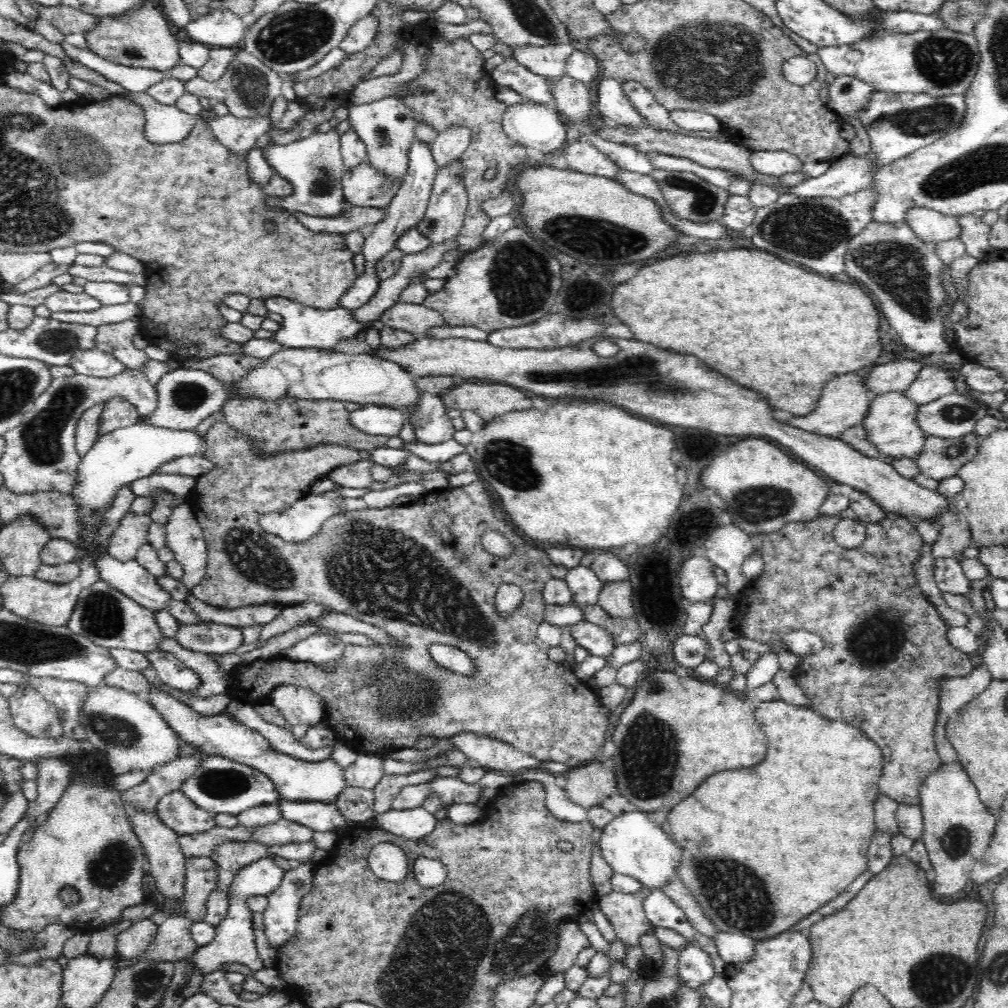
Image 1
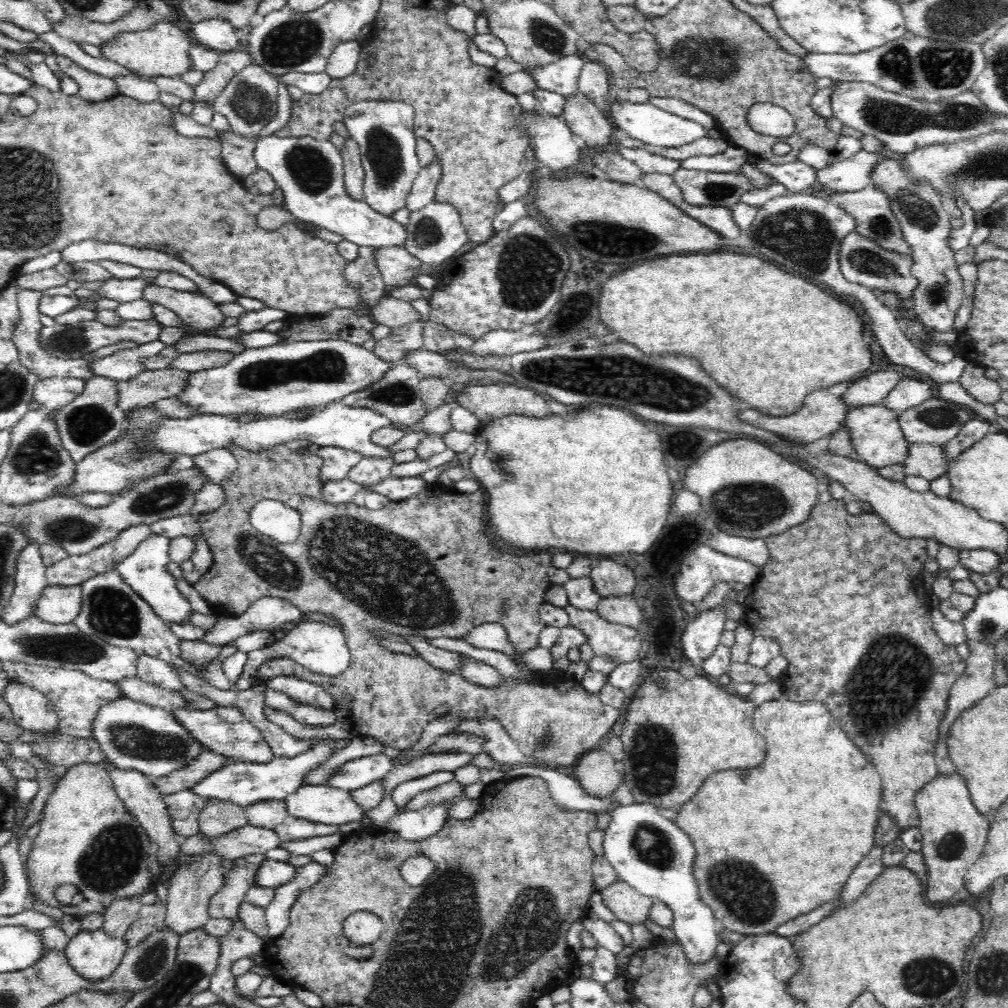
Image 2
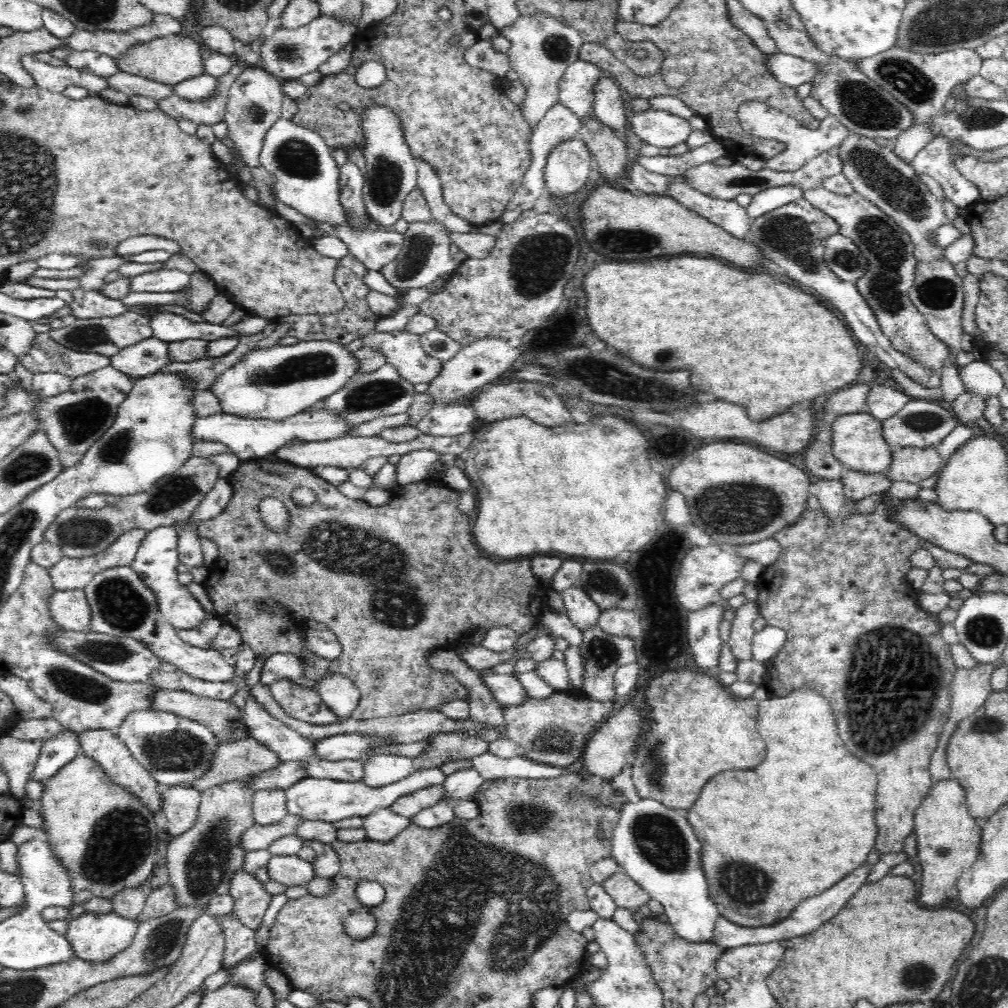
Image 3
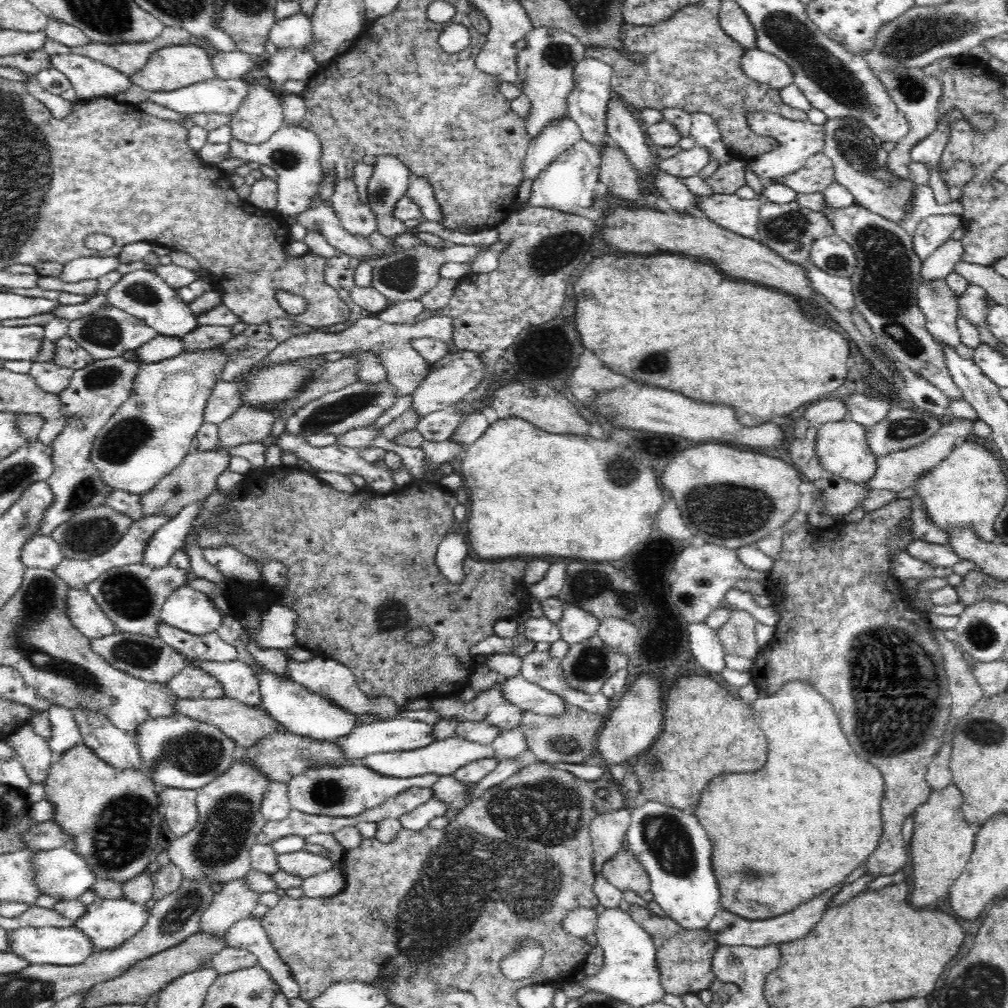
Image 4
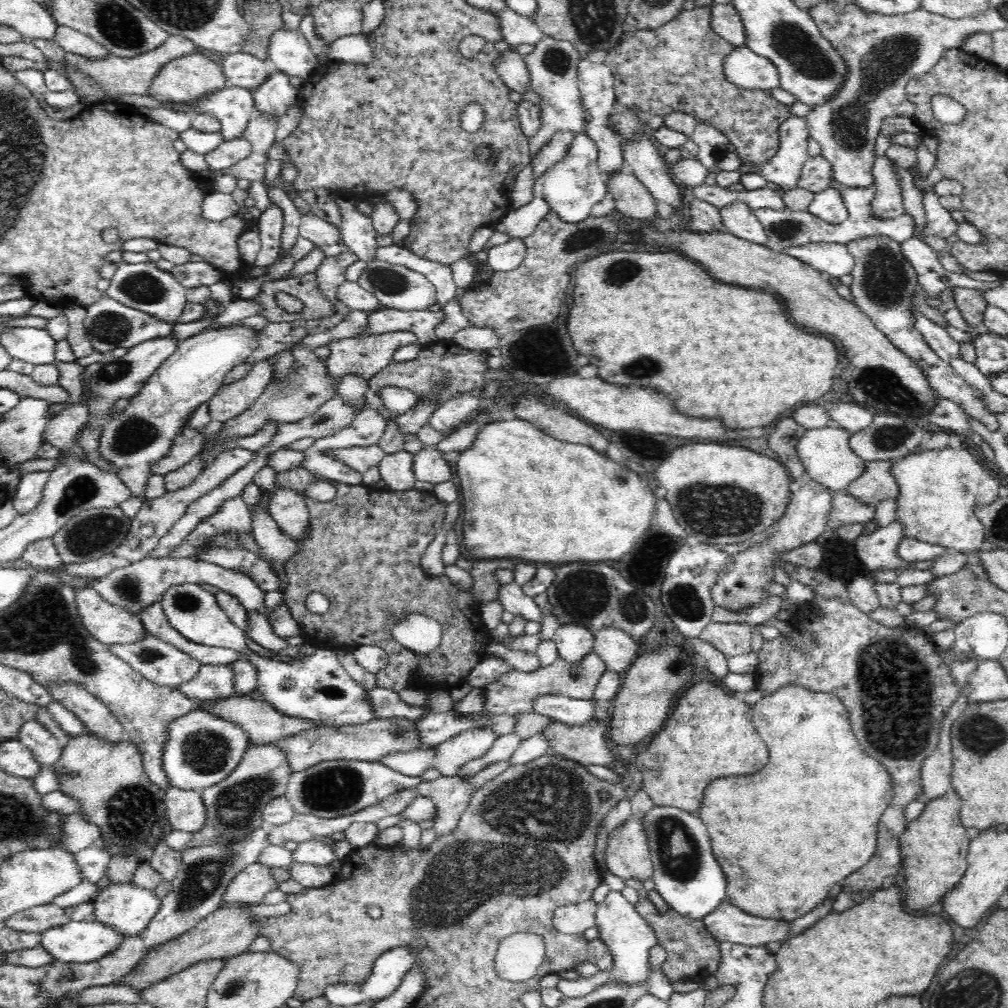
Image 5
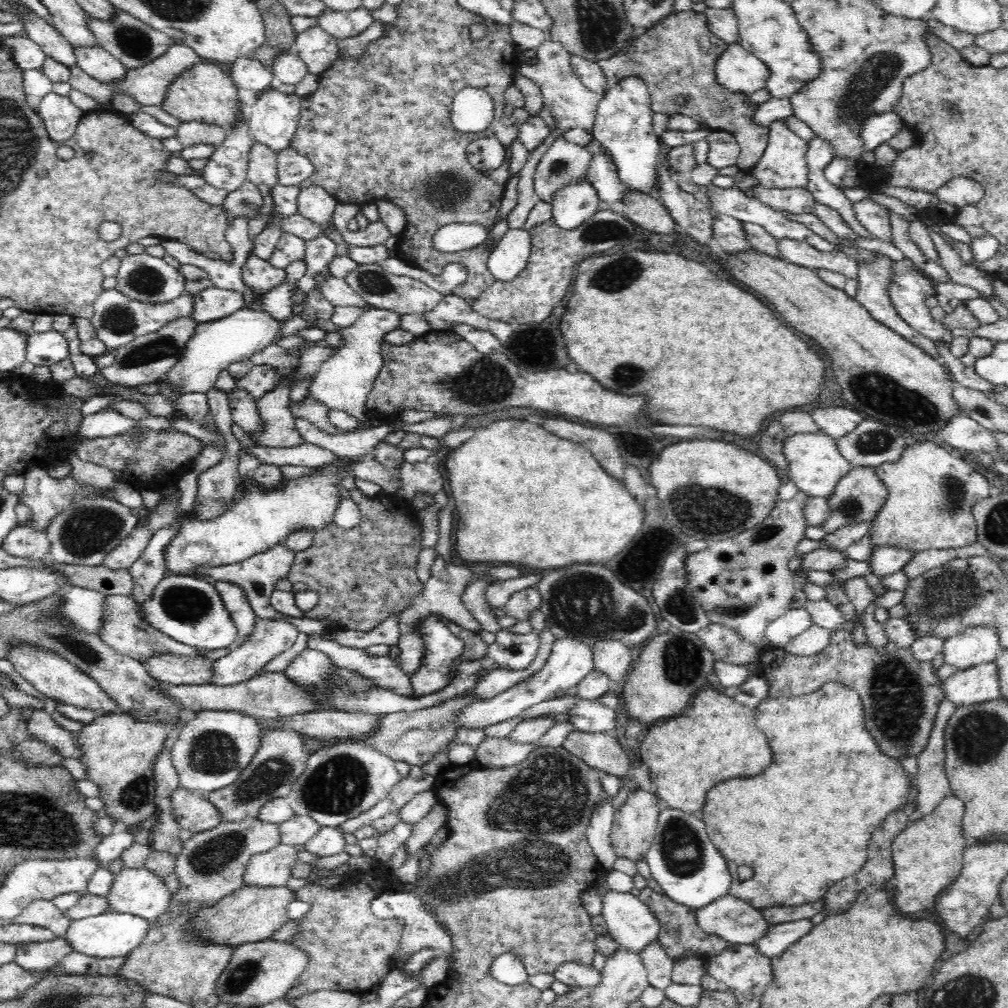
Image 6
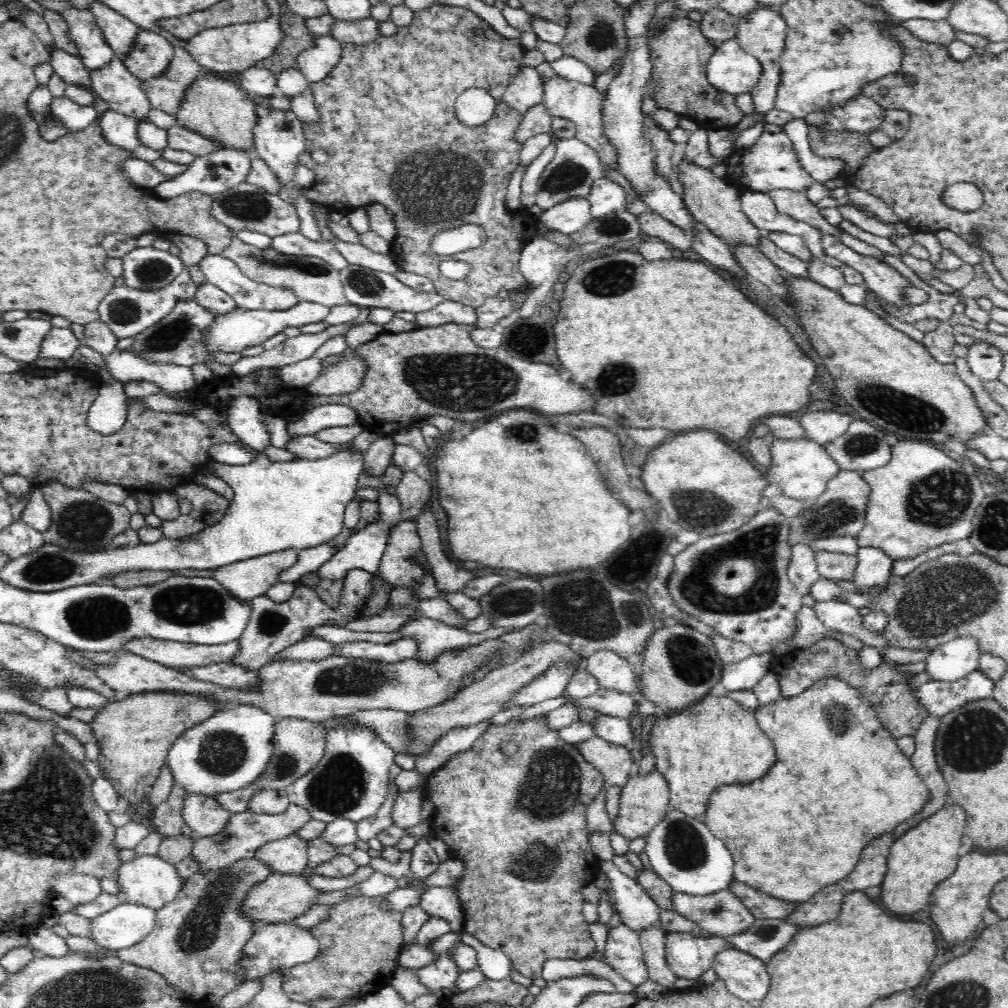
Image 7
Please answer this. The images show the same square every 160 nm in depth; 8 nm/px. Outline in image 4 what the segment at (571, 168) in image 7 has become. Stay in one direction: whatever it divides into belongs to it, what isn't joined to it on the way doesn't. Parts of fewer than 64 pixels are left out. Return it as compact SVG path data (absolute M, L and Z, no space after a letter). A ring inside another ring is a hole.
M564 116L553 120L542 133L531 140L524 160L524 178L518 187L517 205L514 210L529 199L533 182L540 172L580 139L580 128L570 117Z

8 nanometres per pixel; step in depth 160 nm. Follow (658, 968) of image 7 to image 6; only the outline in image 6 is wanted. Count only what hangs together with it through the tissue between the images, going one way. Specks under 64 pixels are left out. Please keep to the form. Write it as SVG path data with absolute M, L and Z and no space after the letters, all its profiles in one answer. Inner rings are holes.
M658 940L650 942L650 945L646 946L639 955L646 967L650 985L665 990L673 983L671 976L674 961L668 957L668 953Z

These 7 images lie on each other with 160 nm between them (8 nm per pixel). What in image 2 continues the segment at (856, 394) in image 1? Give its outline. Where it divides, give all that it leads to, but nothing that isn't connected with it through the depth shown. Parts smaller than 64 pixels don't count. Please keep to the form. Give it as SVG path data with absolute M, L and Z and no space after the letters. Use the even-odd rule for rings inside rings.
M816 390L814 394L808 394L804 398L802 408L794 414L764 416L758 410L740 410L738 416L742 422L773 432L786 442L807 445L809 442L814 442L814 440L824 438L828 434L834 434L836 430L845 428L845 418L848 411L848 405L842 401L842 396L832 396L832 394L828 394L828 390Z

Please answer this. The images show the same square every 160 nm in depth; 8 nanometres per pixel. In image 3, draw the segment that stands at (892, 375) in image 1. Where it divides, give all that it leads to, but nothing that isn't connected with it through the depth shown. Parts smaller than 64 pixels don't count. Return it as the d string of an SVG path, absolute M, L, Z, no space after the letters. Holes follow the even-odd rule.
M858 384L852 387L846 386L833 393L826 404L824 404L824 412L832 412L832 414L854 414L866 411L866 400L870 394L870 386L866 384Z

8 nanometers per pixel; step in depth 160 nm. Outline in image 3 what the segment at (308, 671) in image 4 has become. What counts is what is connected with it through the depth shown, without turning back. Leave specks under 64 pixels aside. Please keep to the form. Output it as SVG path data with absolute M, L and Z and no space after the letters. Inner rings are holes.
M327 674L315 680L315 689L328 708L341 719L351 717L361 698L360 689L348 676Z

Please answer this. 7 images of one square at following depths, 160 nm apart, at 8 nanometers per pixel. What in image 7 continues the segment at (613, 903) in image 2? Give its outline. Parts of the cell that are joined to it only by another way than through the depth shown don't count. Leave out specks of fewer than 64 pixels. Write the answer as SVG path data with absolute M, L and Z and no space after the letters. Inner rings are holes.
M656 769L646 775L636 772L621 790L619 814L613 823L614 830L629 842L638 838L647 838L648 834L666 817L669 802L670 787L662 773Z

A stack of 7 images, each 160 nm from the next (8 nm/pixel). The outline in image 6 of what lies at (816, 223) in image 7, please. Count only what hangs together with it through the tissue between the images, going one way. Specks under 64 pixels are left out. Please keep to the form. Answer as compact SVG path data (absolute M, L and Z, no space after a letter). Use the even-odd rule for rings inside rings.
M757 185L746 190L774 210L792 214L815 214L815 198L807 188L775 189Z

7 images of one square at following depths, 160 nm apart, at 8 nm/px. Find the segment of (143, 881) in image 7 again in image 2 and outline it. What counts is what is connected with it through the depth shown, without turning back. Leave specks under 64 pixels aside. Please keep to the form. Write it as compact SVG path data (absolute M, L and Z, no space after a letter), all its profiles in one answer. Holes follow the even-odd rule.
M80 929L69 940L64 952L74 971L96 982L109 977L118 968L128 948L125 938L108 935L104 929Z

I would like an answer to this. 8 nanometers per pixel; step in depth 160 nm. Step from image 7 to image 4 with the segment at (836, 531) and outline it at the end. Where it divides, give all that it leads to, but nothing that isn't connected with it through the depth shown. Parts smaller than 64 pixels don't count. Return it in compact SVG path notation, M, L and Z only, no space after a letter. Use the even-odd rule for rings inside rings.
M951 418L946 423L942 424L941 430L922 442L921 445L913 446L912 448L886 454L876 459L876 474L865 482L865 487L869 490L892 490L894 492L902 492L905 488L914 486L915 482L928 470L932 470L934 466L938 466L943 458L946 458L949 452L954 448L954 445L972 430L974 426L973 420L958 420Z

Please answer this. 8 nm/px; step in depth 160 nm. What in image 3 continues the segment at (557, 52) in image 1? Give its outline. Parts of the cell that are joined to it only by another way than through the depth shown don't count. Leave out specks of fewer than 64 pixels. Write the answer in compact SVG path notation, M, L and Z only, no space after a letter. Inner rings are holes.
M576 60L570 64L558 84L558 100L578 118L593 118L594 82L601 68L596 64Z

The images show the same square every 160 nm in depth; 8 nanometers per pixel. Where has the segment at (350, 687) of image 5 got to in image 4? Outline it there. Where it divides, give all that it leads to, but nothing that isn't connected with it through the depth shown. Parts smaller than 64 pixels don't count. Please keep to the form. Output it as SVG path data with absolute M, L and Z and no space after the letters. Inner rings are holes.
M189 584L176 588L163 604L161 609L161 620L174 628L183 630L184 634L212 634L217 632L222 626L223 615L219 613L217 607L213 604L213 600L200 590L194 590ZM256 662L254 672L259 682L263 708L274 717L286 730L300 736L316 740L338 741L340 736L348 736L354 728L358 728L356 715L334 703L334 701L314 693L304 685L284 675L278 675Z

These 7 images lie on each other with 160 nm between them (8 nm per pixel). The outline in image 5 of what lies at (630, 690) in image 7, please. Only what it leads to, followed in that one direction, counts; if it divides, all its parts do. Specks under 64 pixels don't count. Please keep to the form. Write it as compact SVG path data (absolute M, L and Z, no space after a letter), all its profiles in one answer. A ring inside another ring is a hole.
M610 626L598 630L594 635L593 651L604 661L606 670L625 674L639 656L636 639Z

